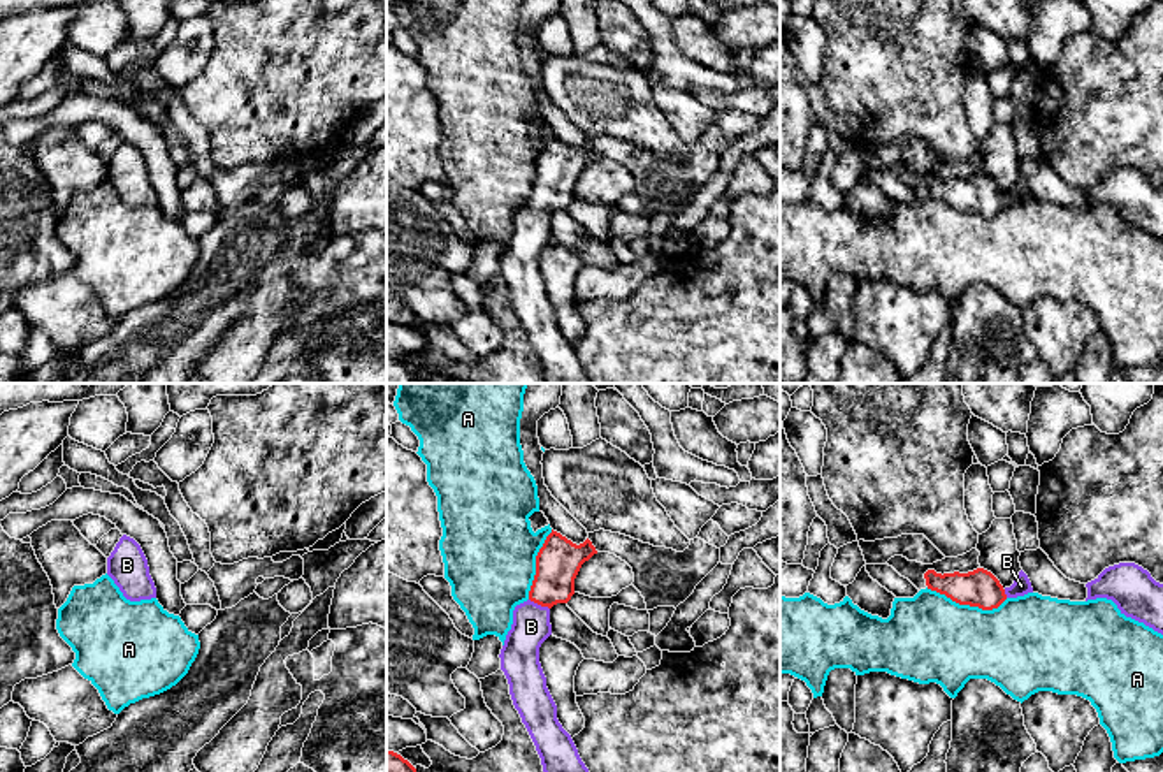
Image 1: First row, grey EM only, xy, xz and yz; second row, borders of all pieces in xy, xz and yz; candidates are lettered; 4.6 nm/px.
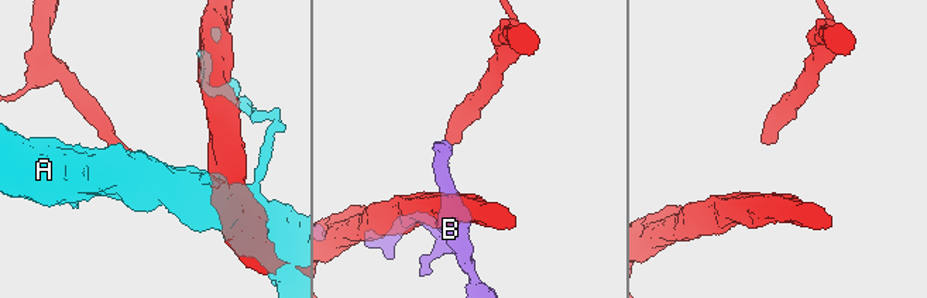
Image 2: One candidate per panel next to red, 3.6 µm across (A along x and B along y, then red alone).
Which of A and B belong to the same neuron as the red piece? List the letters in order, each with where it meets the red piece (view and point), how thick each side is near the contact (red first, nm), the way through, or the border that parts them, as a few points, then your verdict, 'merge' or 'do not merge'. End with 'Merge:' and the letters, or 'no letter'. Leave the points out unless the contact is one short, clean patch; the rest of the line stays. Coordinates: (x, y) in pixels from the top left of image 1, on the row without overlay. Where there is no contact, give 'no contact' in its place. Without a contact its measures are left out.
A: yz (967, 210) | 170/400 nm | do not merge
B: xz (540, 210) | 200/180 nm | across xz (557, 169), (554, 189), (540, 210), (531, 224), (531, 233) | merge
Merge: B

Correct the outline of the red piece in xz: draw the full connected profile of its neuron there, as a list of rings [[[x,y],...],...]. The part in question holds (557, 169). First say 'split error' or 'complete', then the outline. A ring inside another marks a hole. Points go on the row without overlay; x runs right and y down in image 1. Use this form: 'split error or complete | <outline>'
split error | [[[552,135],[536,162],[529,206],[515,213],[513,230],[499,260],[513,311],[536,352],[545,383],[592,383],[557,325],[539,253],[552,241],[550,215],[571,206],[574,185],[594,160],[597,157],[589,144],[576,151]]]

